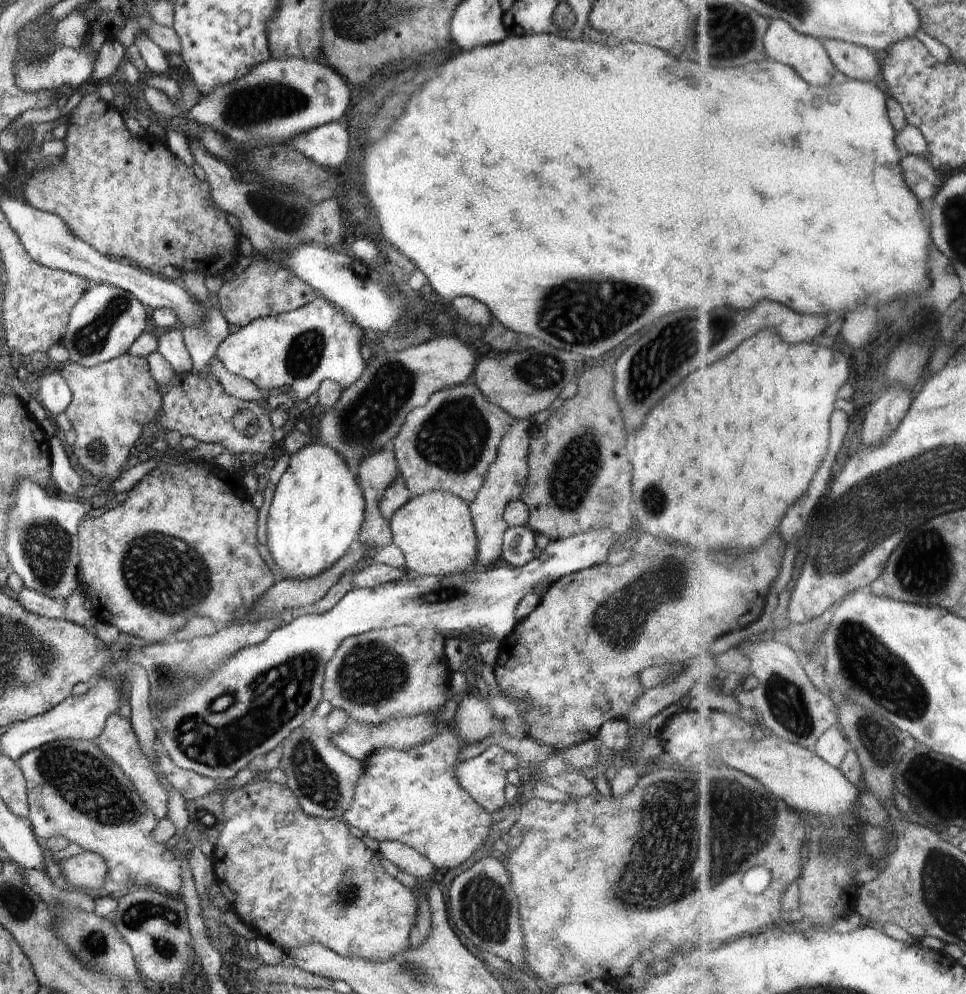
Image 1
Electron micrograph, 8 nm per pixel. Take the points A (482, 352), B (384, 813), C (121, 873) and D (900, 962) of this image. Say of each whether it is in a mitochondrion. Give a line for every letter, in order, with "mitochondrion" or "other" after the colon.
A: other
B: other
C: other
D: other

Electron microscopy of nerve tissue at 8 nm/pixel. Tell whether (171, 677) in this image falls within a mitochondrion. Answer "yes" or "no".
yes

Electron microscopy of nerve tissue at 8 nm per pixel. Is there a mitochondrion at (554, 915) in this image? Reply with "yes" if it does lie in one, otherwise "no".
no

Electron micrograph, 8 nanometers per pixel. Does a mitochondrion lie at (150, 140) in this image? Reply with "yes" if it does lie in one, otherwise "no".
no

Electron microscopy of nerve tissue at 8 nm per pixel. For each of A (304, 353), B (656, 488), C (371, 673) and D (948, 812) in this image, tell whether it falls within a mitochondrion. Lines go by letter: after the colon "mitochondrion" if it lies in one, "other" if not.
A: mitochondrion
B: mitochondrion
C: mitochondrion
D: other

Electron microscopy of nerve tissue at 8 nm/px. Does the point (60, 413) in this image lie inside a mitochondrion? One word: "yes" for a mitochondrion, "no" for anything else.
no

